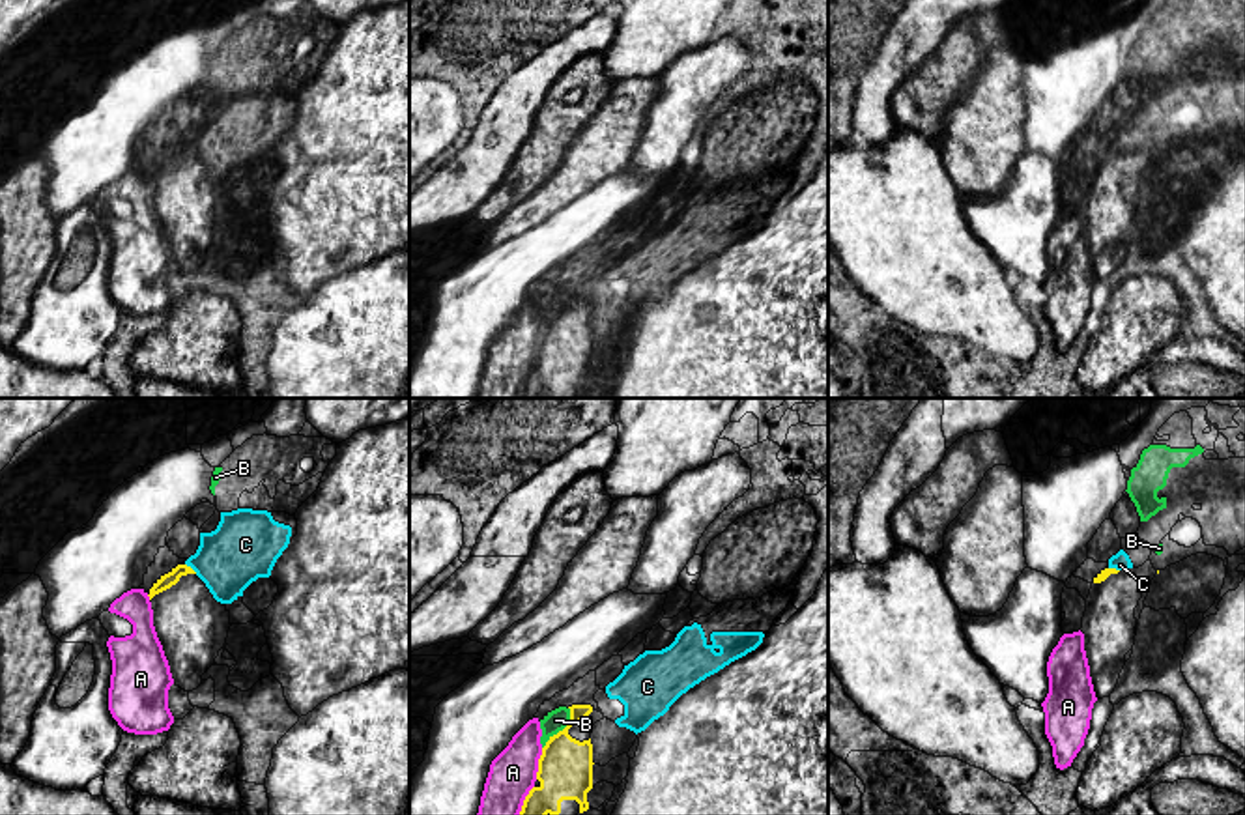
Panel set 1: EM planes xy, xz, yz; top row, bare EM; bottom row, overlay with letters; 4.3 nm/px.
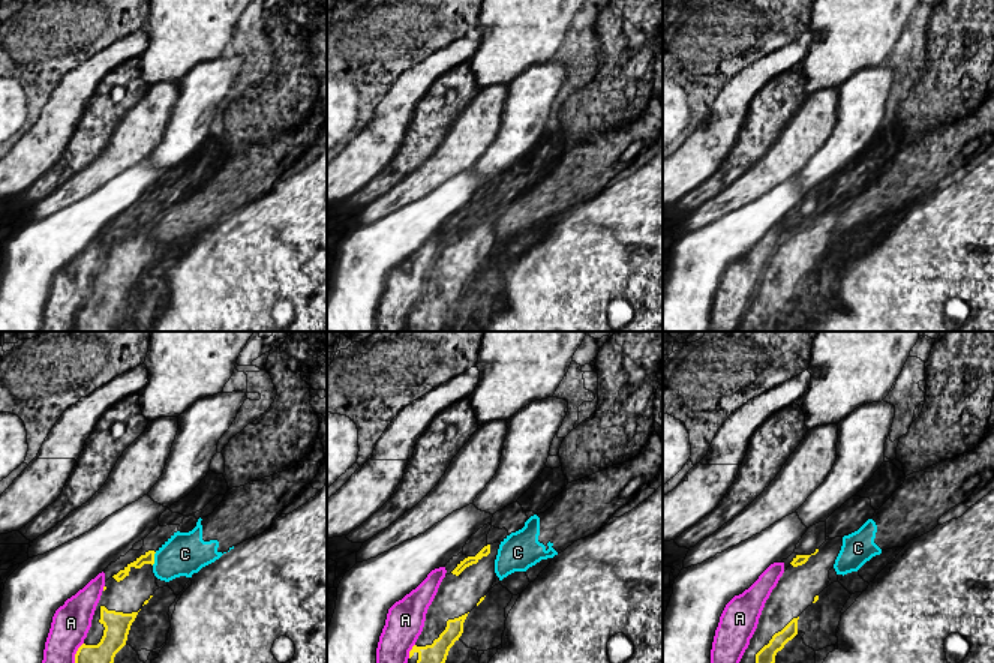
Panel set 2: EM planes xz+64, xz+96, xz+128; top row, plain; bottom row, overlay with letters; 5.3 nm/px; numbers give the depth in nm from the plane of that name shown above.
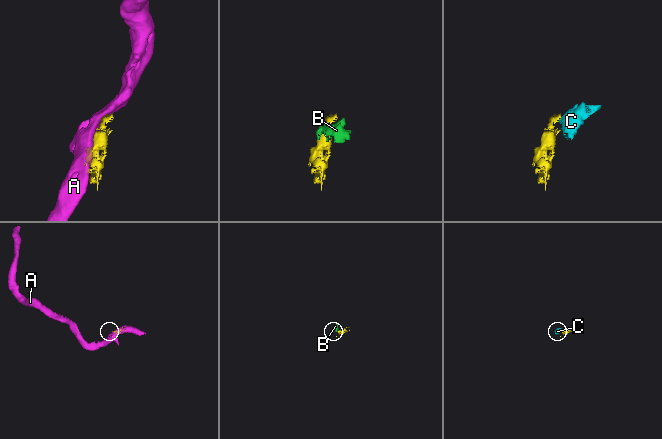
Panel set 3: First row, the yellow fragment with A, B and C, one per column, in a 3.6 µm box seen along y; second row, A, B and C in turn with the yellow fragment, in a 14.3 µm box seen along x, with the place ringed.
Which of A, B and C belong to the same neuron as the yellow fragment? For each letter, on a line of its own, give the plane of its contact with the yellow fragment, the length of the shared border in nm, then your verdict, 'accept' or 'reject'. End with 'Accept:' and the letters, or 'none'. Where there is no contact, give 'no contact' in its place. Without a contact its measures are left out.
A: meets yellow in xz; contact 140 nm long; reject
B: meets yellow in xz; contact 220 nm long; reject
C: meets yellow in xy; contact 70 nm long; reject
Accept: none

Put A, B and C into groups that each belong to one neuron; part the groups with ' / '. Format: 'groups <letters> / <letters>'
groups A / B / C

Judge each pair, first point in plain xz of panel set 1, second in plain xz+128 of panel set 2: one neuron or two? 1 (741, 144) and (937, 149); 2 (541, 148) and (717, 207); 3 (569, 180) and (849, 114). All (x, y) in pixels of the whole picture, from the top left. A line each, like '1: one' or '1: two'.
1: two
2: two
3: two

